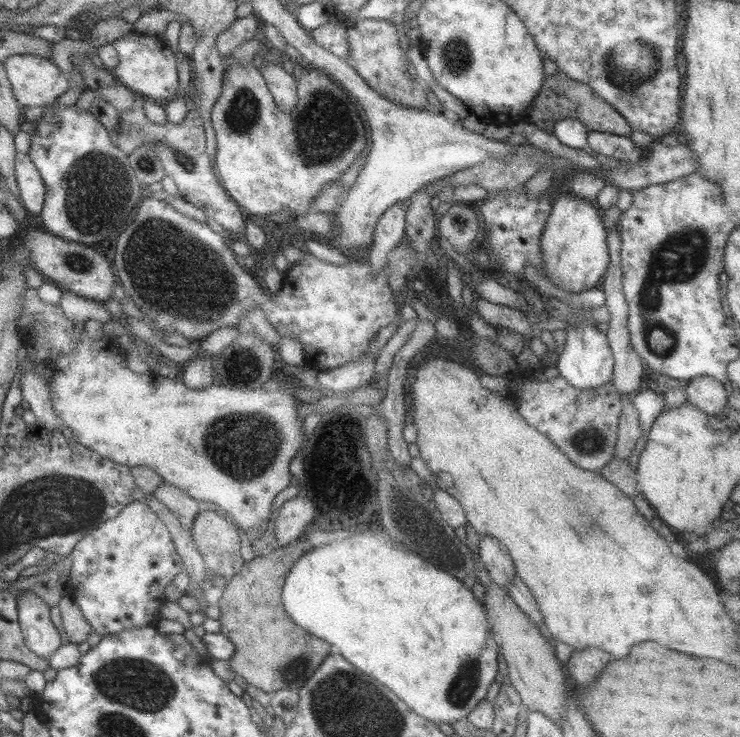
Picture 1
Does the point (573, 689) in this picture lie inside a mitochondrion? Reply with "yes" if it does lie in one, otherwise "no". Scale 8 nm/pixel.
no

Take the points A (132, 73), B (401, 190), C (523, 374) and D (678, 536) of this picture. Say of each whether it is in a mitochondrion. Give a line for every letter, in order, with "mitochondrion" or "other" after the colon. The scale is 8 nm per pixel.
A: other
B: other
C: other
D: other

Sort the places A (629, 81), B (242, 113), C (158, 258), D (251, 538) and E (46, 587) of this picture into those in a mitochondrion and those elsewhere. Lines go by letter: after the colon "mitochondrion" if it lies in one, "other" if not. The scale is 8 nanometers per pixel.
A: mitochondrion
B: mitochondrion
C: mitochondrion
D: other
E: other

